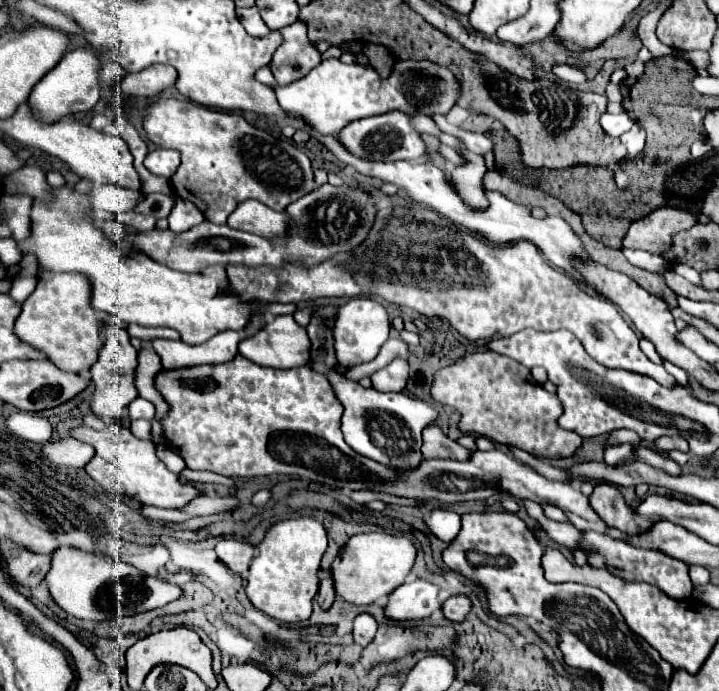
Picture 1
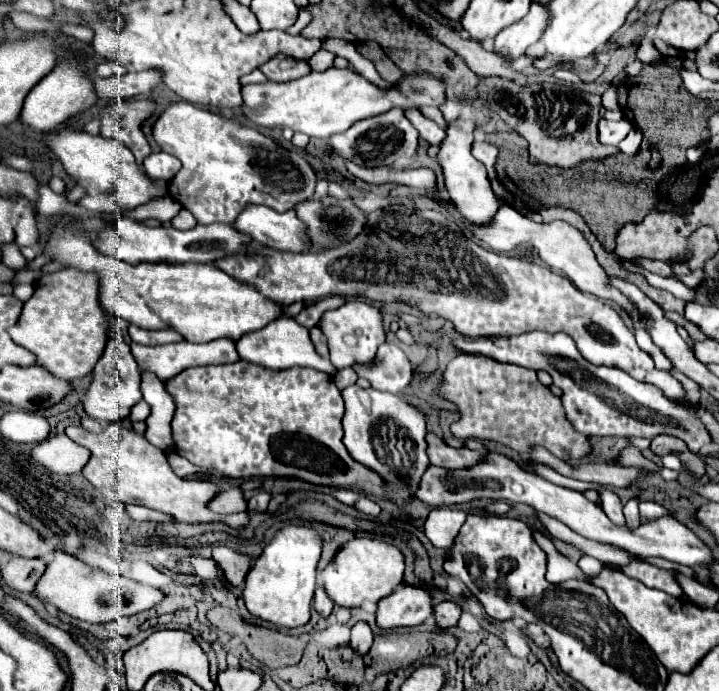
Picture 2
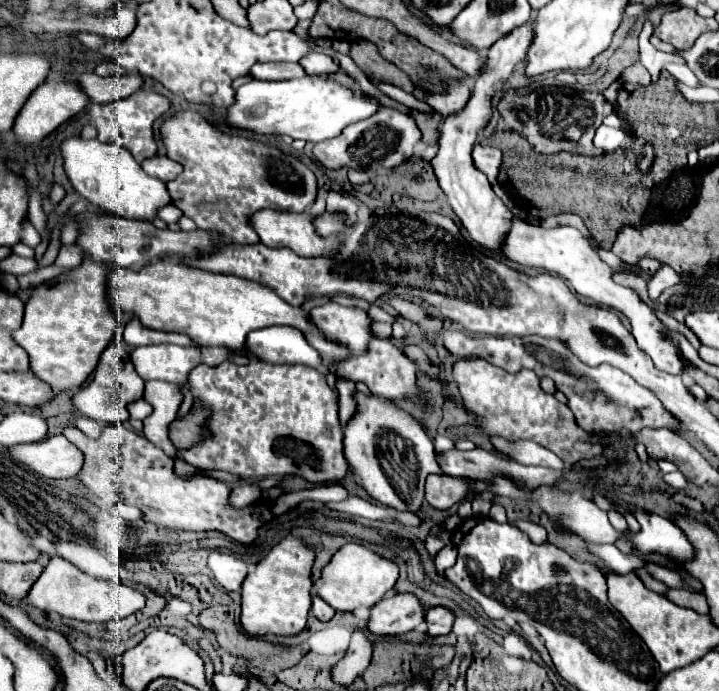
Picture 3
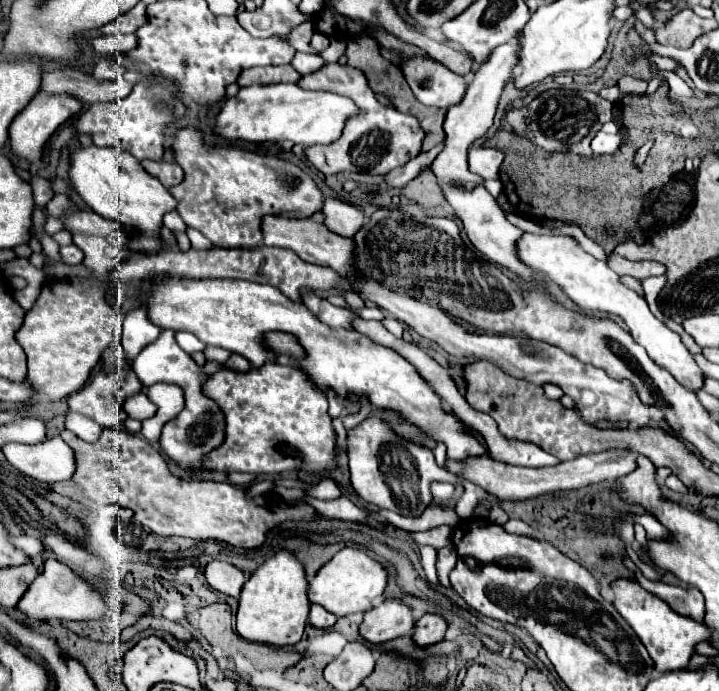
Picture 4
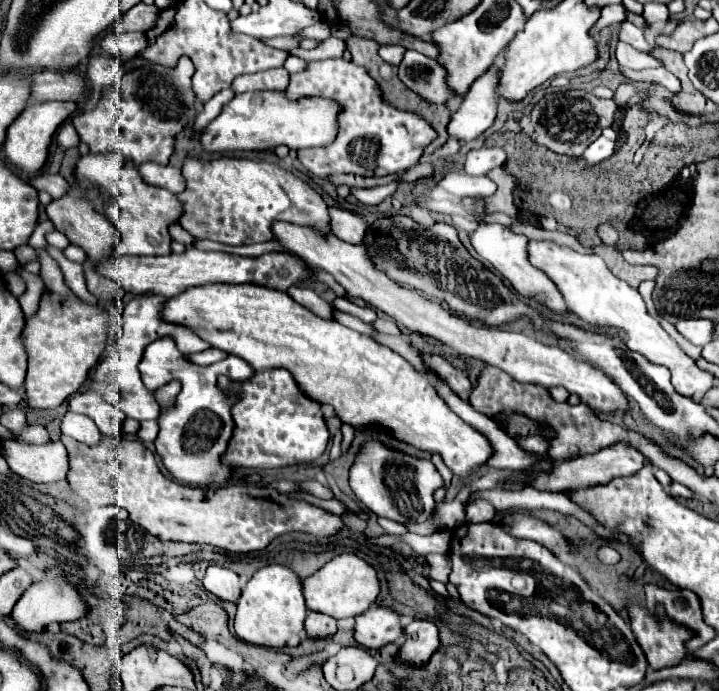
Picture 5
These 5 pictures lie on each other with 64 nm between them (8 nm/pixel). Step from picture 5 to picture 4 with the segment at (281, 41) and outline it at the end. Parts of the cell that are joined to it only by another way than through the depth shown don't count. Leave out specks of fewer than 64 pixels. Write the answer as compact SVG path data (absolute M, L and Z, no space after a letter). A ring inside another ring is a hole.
M312 21L303 22L295 27L288 35L288 42L290 42L298 52L315 54L318 51L313 49L310 45L313 33L314 27Z

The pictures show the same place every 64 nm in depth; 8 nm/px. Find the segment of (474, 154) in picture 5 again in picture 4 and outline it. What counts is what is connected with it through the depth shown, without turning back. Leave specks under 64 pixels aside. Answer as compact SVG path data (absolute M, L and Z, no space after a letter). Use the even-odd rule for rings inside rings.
M472 146L468 154L468 164L472 172L478 172L486 180L496 180L500 164L504 160L504 154L498 148L486 148L486 146Z

